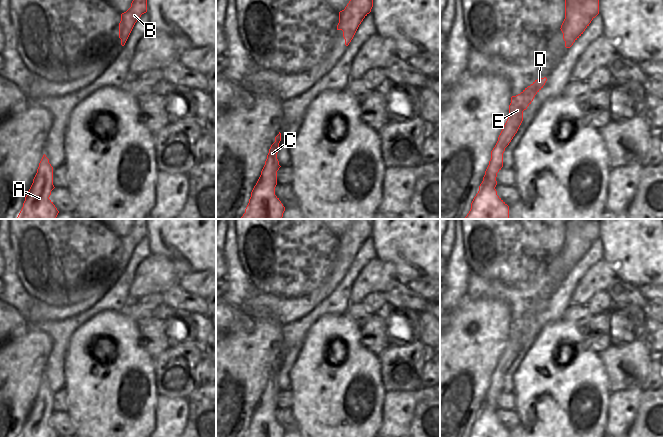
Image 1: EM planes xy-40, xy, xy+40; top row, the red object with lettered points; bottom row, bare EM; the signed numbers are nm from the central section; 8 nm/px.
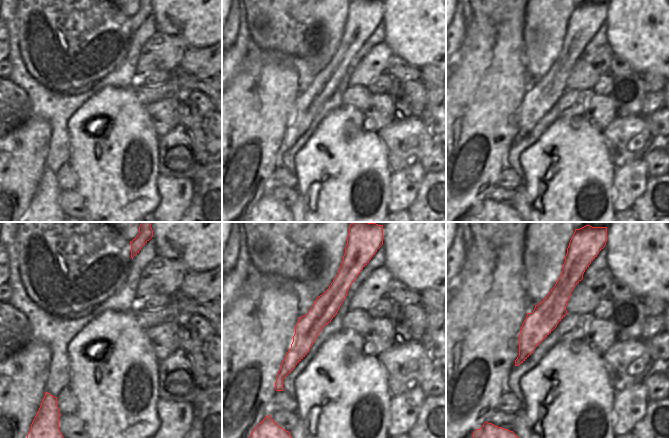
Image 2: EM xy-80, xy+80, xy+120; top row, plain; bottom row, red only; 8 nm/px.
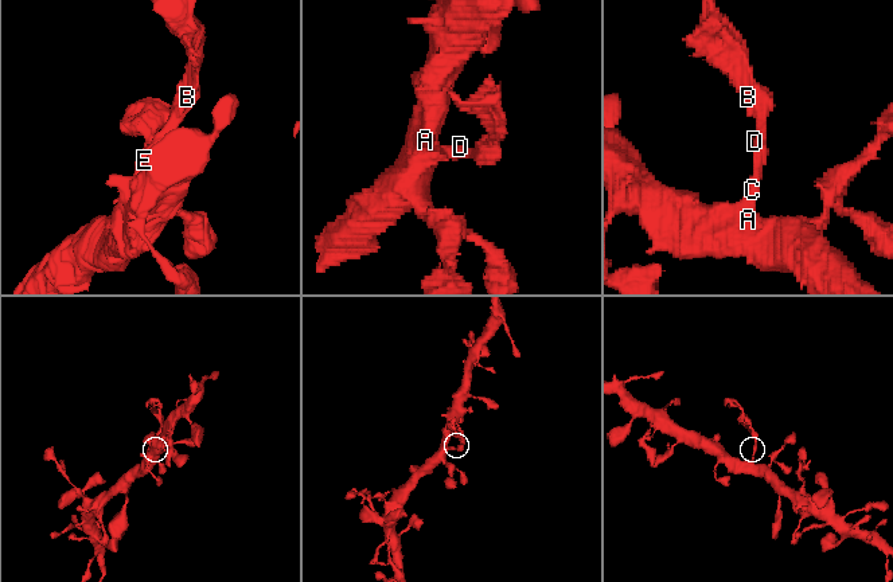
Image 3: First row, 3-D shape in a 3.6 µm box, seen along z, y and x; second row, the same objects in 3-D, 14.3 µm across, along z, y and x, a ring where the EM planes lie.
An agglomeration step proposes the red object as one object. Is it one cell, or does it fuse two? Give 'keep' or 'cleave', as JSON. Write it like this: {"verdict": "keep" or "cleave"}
{"verdict": "cleave"}

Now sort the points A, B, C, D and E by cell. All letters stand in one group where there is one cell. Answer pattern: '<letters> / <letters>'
A C / B D E

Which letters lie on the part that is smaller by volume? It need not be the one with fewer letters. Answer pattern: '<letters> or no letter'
B, D, E.

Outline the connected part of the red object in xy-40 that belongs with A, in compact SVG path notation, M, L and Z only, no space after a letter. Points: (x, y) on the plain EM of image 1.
M44 378L20 437L59 437L49 423L54 412L53 391Z

